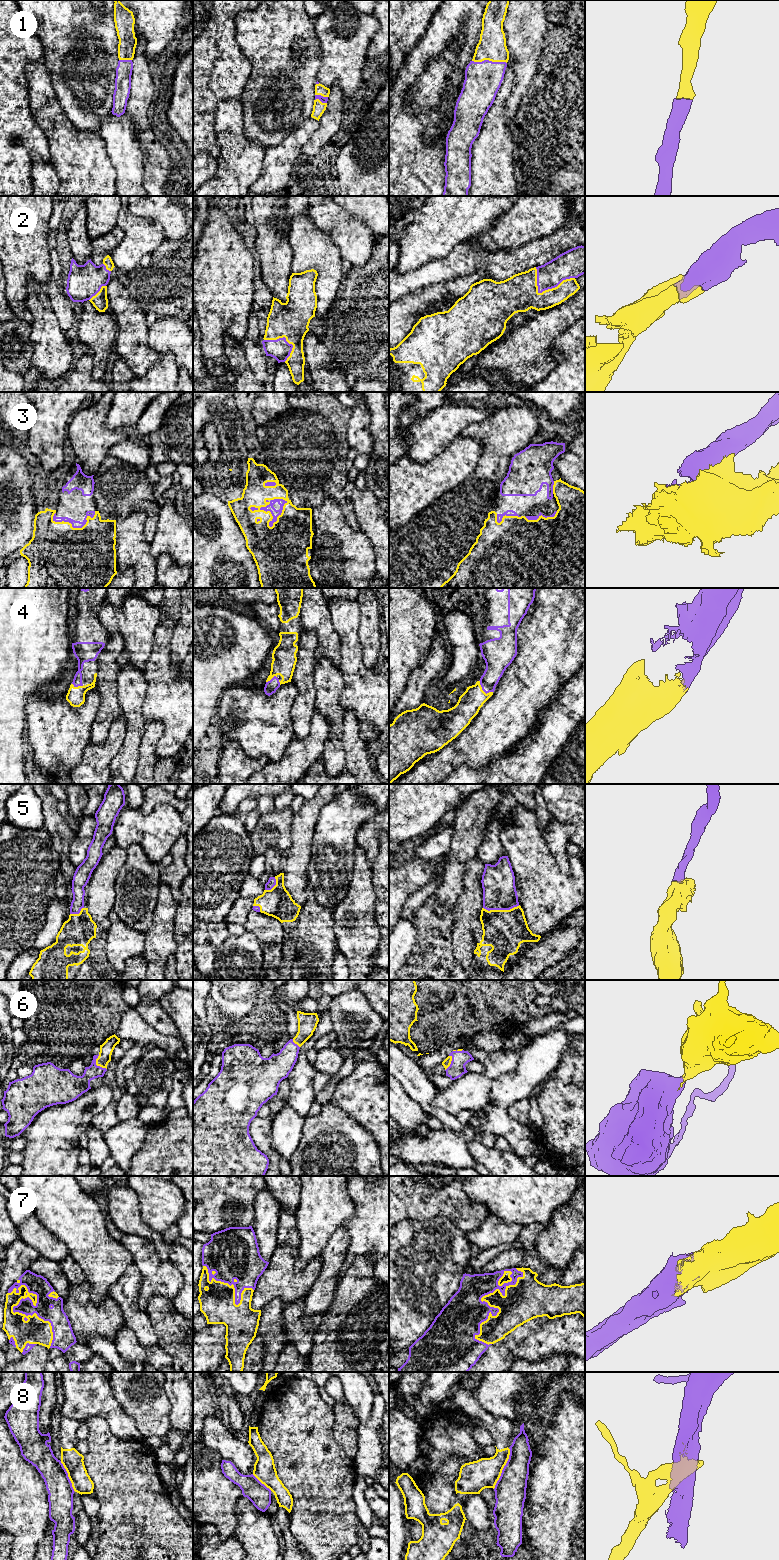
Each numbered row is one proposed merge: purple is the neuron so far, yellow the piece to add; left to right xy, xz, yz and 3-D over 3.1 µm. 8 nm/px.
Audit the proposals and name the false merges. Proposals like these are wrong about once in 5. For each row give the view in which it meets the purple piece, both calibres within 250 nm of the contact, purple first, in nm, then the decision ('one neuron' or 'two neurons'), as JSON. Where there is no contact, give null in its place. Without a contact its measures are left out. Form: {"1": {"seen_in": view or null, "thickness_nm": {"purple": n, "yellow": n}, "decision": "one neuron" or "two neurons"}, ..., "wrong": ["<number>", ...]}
{"1": {"seen_in": "yz", "thickness_nm": {"purple": 280, "yellow": 220}, "decision": "one neuron"}, "2": {"seen_in": "yz", "thickness_nm": {"purple": 200, "yellow": 300}, "decision": "one neuron"}, "3": {"seen_in": "xz", "thickness_nm": {"purple": 70, "yellow": 420}, "decision": "one neuron"}, "4": {"seen_in": "yz", "thickness_nm": {"purple": 180, "yellow": 190}, "decision": "one neuron"}, "5": {"seen_in": "yz", "thickness_nm": {"purple": 280, "yellow": 340}, "decision": "one neuron"}, "6": {"seen_in": "xy", "thickness_nm": {"purple": 190, "yellow": 110}, "decision": "one neuron"}, "7": {"seen_in": "xy", "thickness_nm": {"purple": 150, "yellow": 220}, "decision": "one neuron"}, "8": {"seen_in": "yz", "thickness_nm": {"purple": 260, "yellow": 240}, "decision": "two neurons"}, "wrong": ["8"]}

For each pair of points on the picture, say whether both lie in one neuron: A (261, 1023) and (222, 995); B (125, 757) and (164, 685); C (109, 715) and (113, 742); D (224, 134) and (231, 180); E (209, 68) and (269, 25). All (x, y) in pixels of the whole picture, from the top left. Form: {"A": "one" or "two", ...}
{"A": "two", "B": "two", "C": "two", "D": "one", "E": "two"}

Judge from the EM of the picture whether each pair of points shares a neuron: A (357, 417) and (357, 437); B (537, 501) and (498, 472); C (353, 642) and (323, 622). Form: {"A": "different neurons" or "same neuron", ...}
{"A": "same neuron", "B": "different neurons", "C": "different neurons"}

